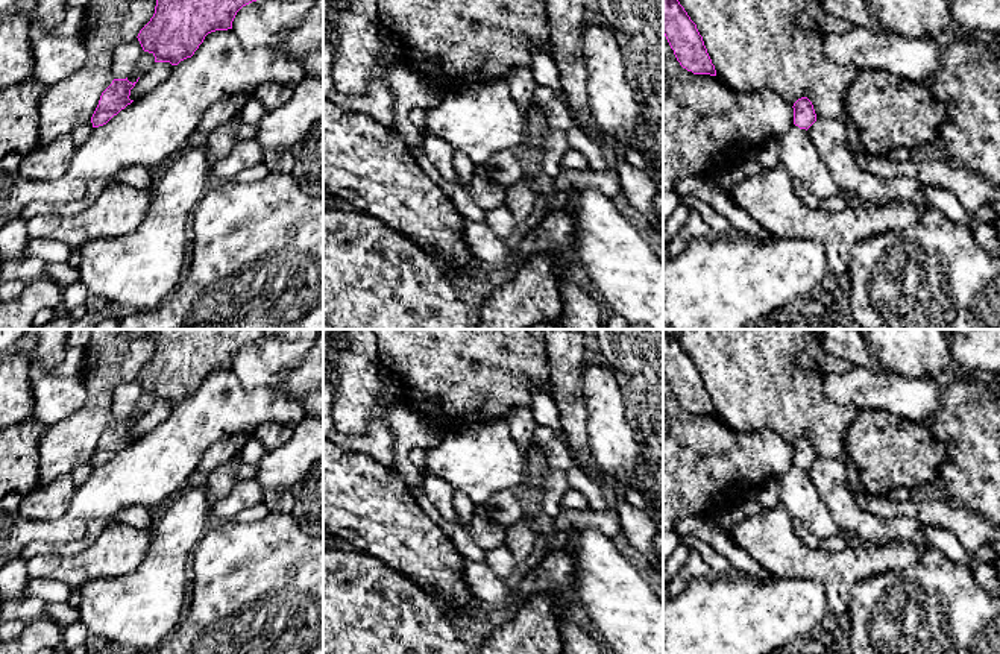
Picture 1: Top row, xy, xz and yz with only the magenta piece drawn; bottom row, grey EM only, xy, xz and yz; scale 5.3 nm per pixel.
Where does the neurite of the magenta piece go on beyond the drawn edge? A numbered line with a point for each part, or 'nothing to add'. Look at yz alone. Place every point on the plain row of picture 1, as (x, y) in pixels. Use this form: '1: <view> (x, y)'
nothing to add

